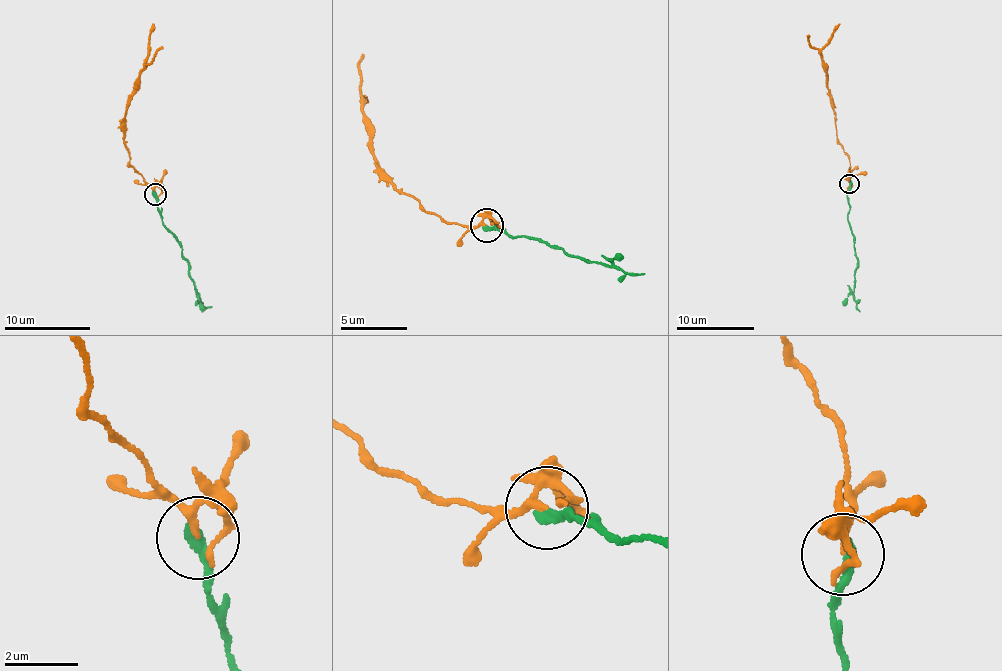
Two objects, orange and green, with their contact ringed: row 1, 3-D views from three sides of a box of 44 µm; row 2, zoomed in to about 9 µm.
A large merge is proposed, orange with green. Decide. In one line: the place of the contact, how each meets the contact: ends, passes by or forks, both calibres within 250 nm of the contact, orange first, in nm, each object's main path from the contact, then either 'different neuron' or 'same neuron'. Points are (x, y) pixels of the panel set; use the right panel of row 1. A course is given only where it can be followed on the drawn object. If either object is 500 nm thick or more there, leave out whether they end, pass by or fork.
place (849, 183); orange passes by; green ends; calibres 150 and 320 nm; course orange (849, 183), (849, 161), (838, 141), (820, 48), (839, 24); course green (849, 183), (848, 219), (858, 261), (853, 298), (860, 312); same neuron

